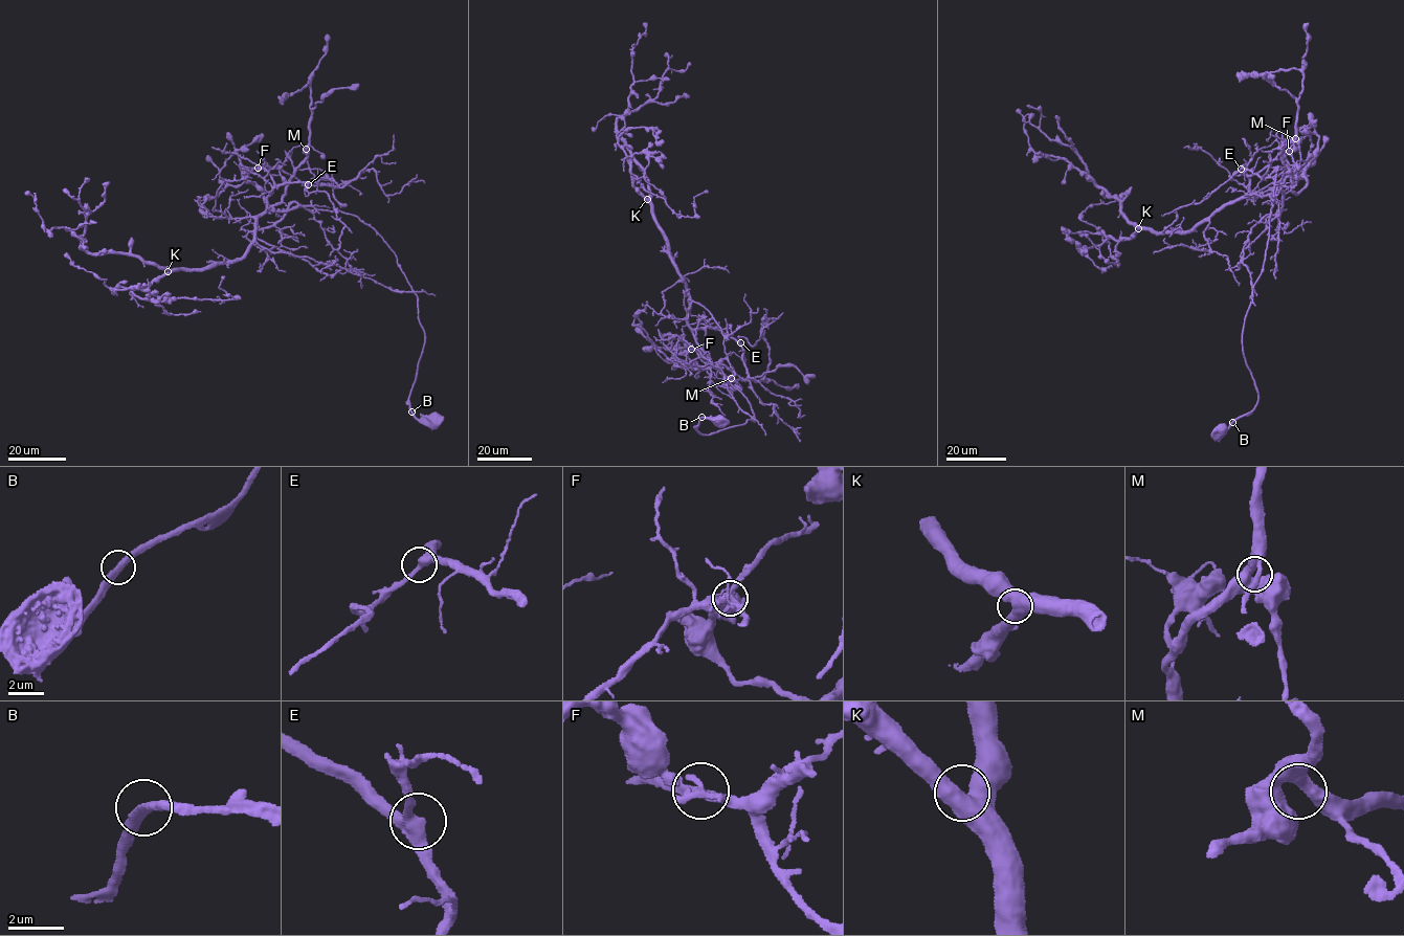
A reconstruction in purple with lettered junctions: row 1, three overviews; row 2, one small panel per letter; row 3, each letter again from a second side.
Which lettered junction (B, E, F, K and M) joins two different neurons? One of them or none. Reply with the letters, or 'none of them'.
none of them

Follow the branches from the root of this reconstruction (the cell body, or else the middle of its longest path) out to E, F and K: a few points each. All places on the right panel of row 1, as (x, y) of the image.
E: (1218, 429), (1253, 409), (1258, 394), (1242, 334), (1273, 205), (1272, 196), (1251, 193), (1241, 169)
F: (1218, 429), (1257, 400), (1242, 334), (1273, 205), (1272, 196), (1251, 193), (1249, 178), (1289, 151)
K: (1218, 429), (1257, 401), (1242, 334), (1263, 267), (1272, 196), (1230, 200), (1187, 231), (1138, 228)

